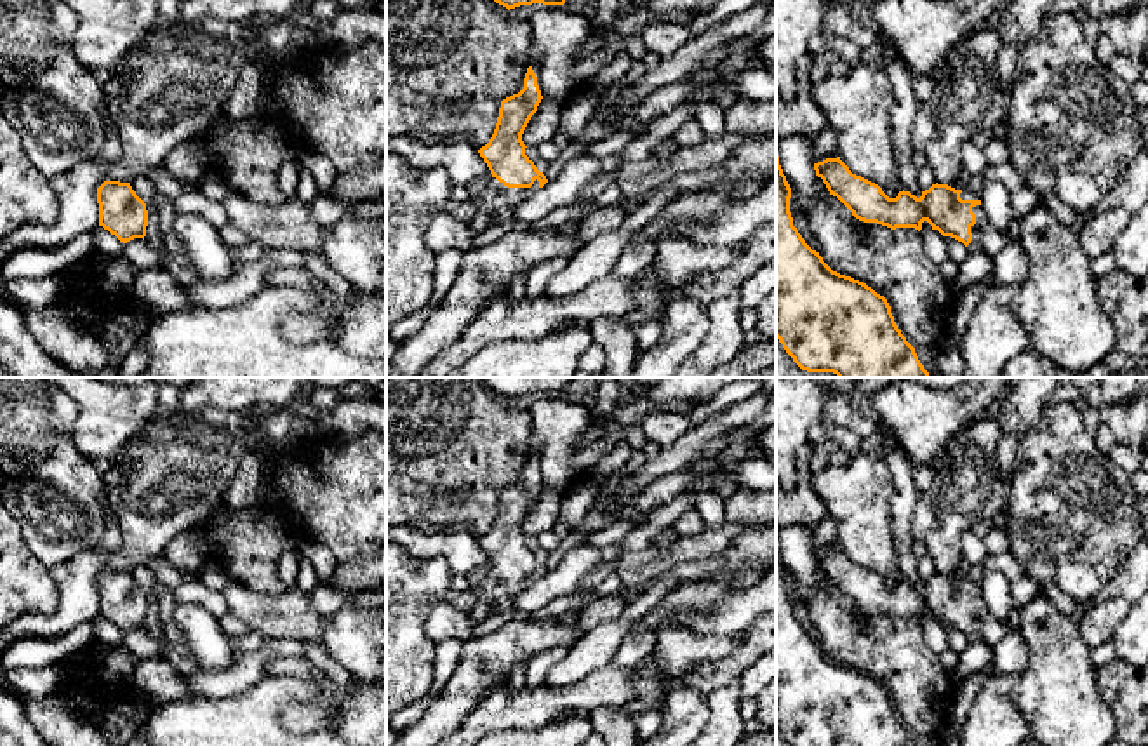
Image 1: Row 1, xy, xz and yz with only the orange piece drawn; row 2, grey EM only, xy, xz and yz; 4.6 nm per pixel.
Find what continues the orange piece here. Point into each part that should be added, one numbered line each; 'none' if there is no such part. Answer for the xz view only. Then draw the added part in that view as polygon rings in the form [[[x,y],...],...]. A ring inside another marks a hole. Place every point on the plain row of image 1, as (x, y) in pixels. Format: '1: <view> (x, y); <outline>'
1: xz (496, 593); [[[492,567],[477,586],[477,600],[466,614],[480,623],[496,614],[511,610],[515,609],[517,596],[537,579],[537,569],[531,577],[508,577]]]

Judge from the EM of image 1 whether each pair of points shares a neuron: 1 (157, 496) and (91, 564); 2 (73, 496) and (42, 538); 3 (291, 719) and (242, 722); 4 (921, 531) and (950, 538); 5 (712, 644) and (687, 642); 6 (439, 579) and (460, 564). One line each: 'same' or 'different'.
1: same
2: same
3: different
4: different
5: same
6: different

